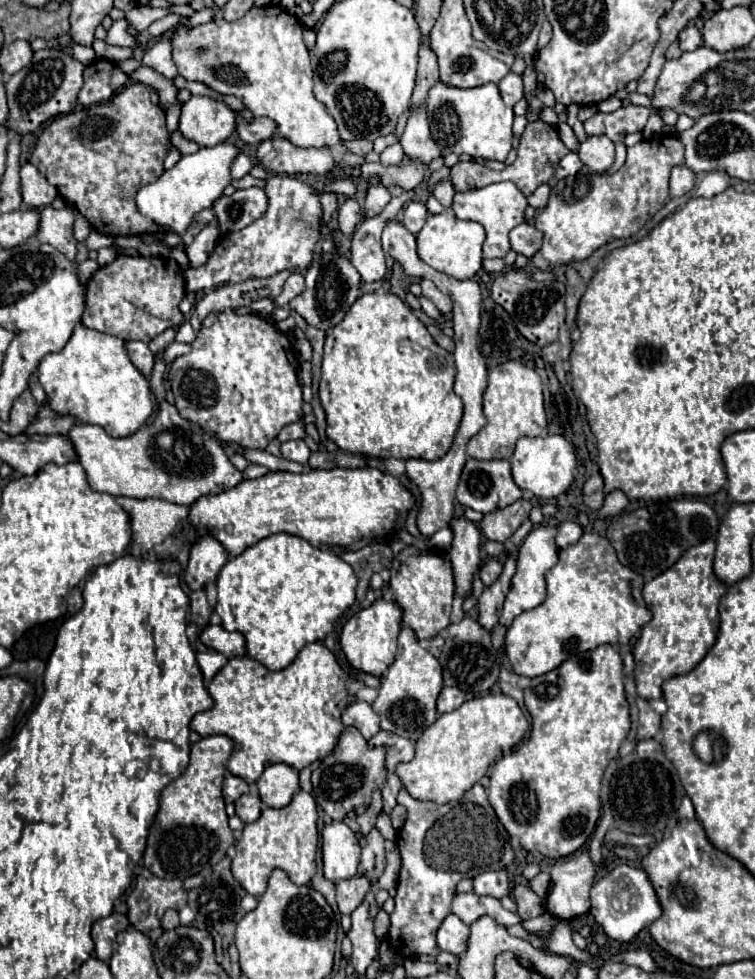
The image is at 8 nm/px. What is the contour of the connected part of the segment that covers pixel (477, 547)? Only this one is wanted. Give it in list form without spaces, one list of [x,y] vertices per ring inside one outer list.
[[[461,503],[455,505],[455,517],[451,521],[453,529],[453,543],[449,549],[449,559],[455,573],[457,595],[469,595],[471,581],[479,575],[479,551],[481,551],[481,531],[479,527],[463,515],[465,507]]]

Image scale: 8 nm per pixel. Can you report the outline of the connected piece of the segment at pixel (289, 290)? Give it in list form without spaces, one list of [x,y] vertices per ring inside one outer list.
[[[291,273],[291,277],[285,281],[285,285],[283,285],[283,293],[275,299],[275,303],[279,305],[279,307],[287,307],[287,303],[293,299],[293,297],[297,297],[297,295],[301,295],[305,291],[305,279],[303,279],[303,275],[301,273]]]

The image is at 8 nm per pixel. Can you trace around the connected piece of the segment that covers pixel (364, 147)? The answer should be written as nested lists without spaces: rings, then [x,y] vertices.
[[[347,141],[345,147],[355,153],[355,155],[365,155],[369,151],[373,151],[373,143],[371,141]]]

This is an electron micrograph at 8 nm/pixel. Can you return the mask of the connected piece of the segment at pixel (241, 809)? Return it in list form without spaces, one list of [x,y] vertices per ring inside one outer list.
[[[245,793],[239,801],[235,801],[235,811],[245,823],[253,823],[261,815],[261,801],[255,793]]]

